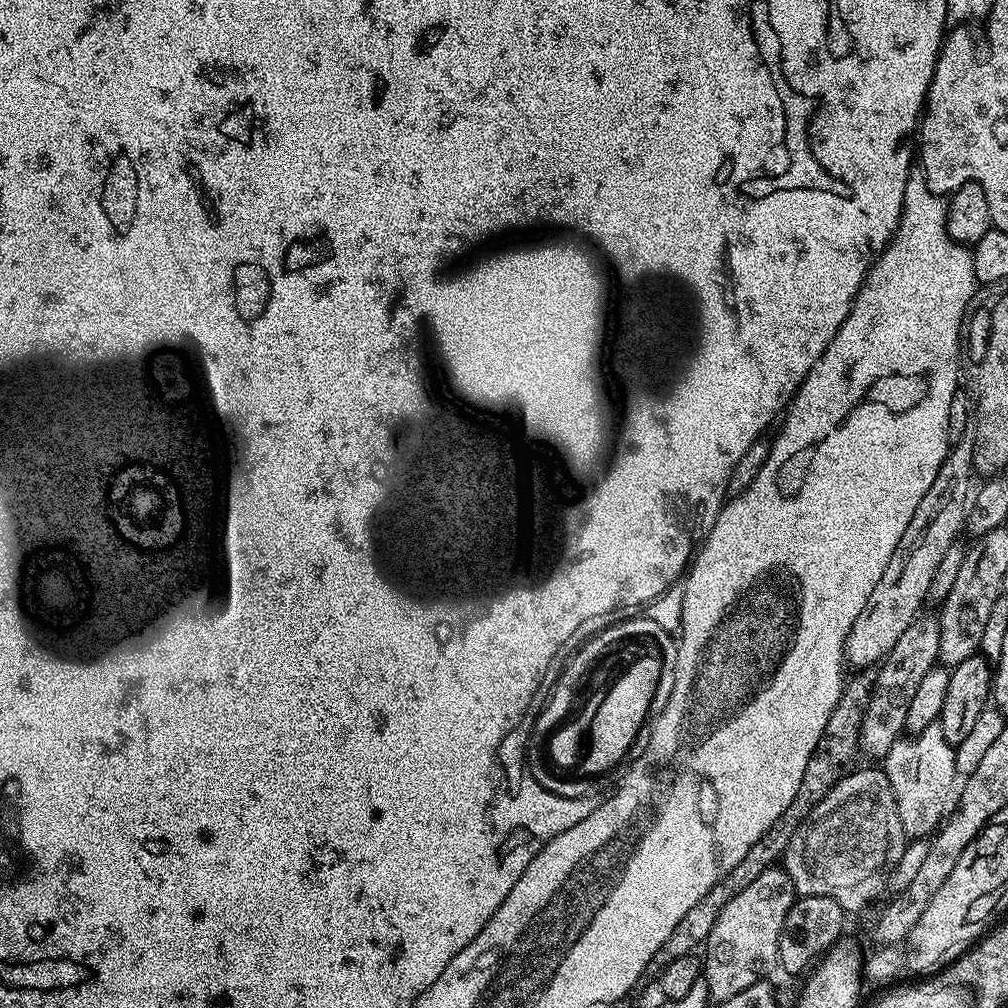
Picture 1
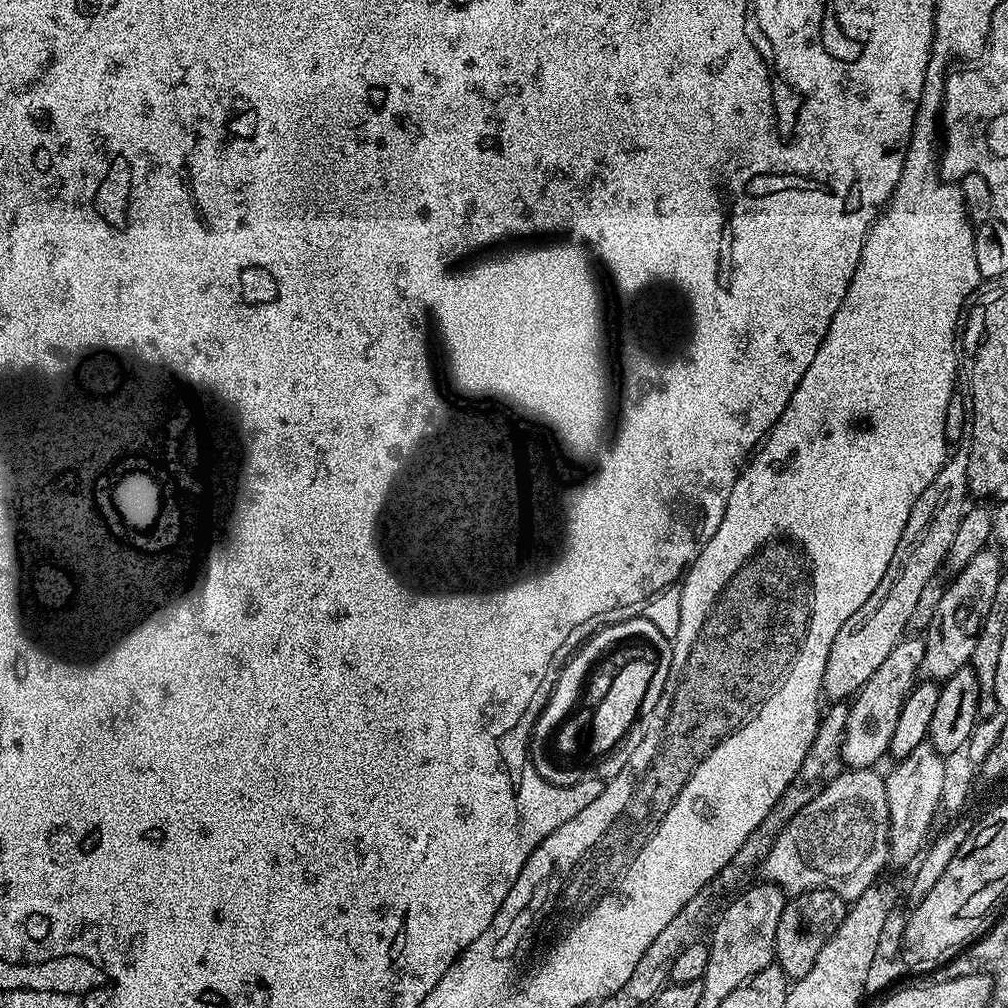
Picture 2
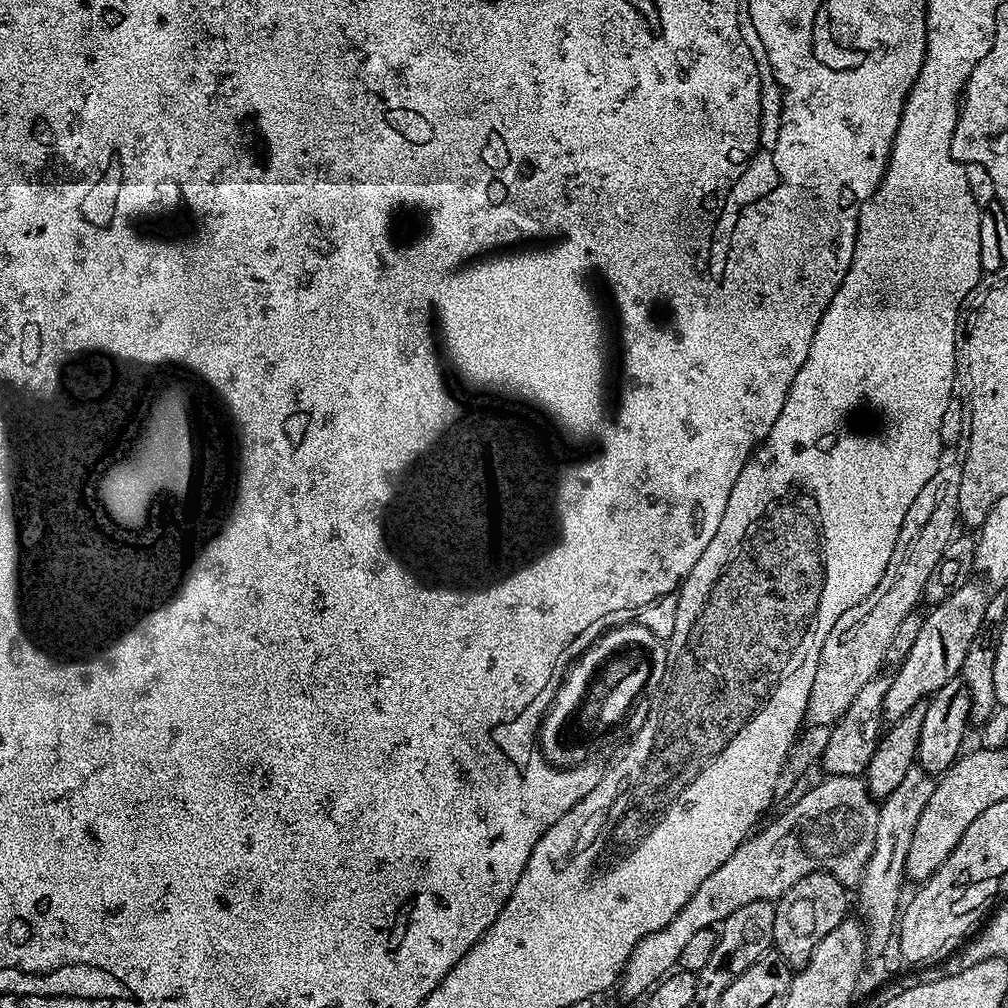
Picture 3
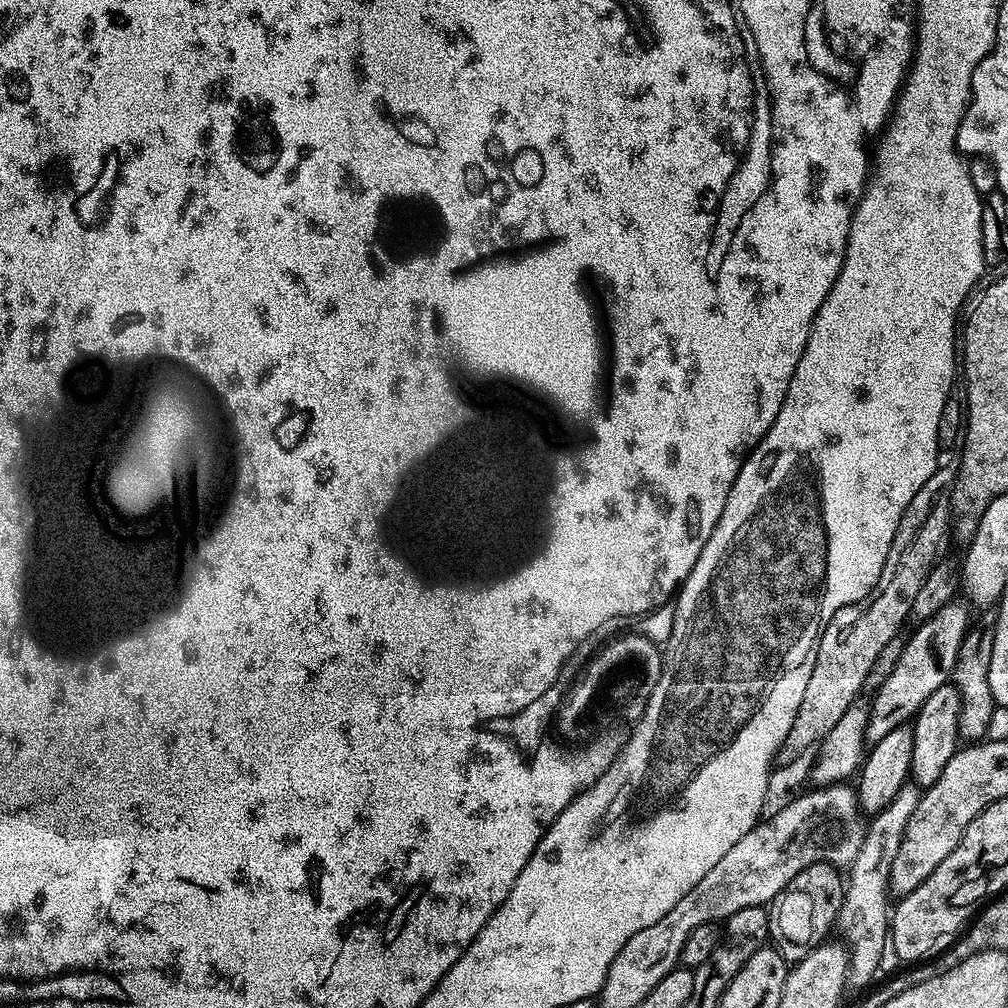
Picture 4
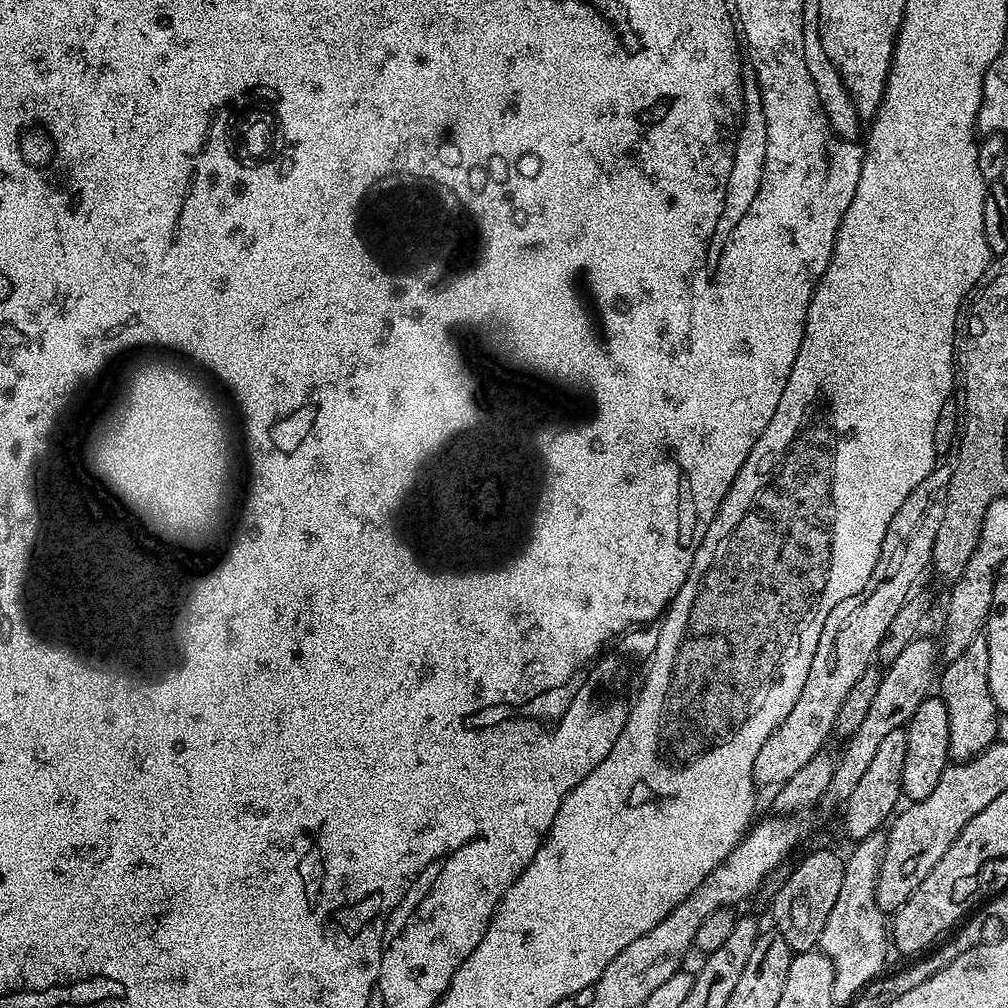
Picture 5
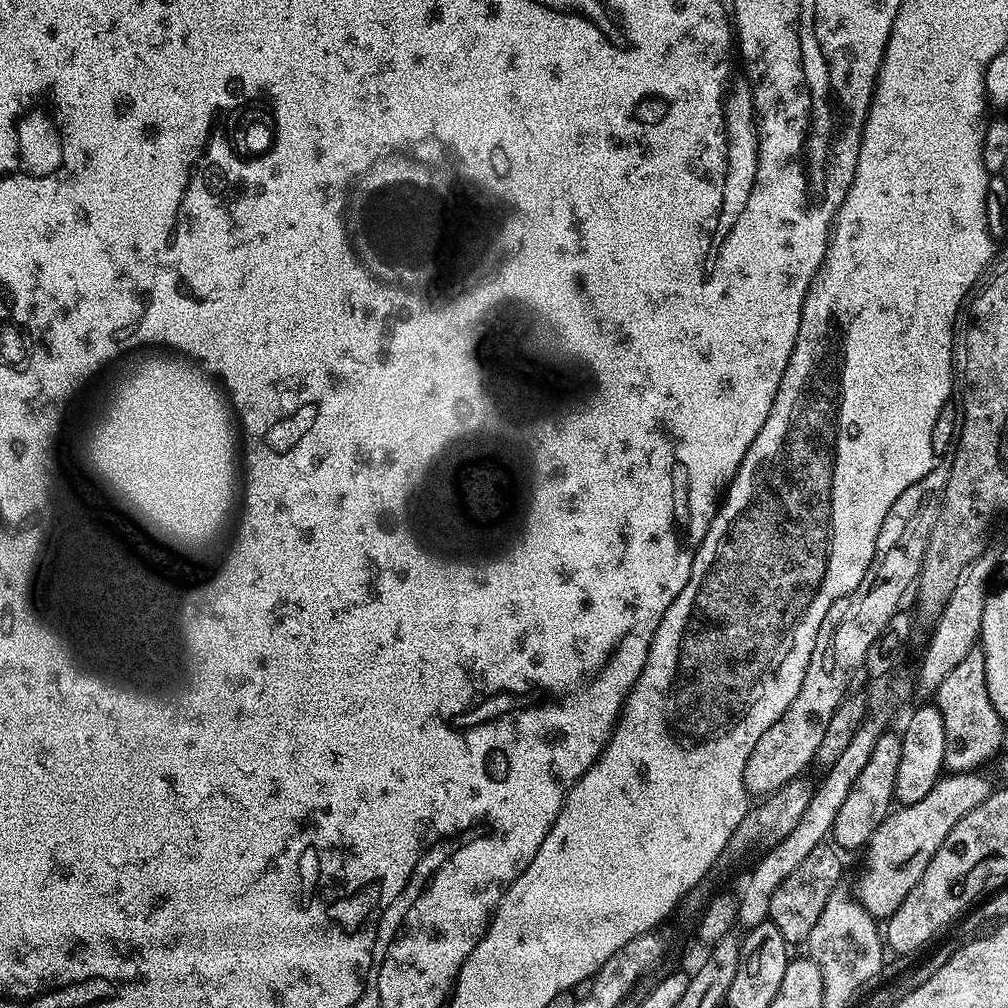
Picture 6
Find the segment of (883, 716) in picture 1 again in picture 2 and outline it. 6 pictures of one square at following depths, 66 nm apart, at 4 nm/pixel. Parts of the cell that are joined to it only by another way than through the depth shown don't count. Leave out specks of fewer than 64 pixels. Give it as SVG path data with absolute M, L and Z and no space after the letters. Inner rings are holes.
M912 634L899 640L883 660L882 666L870 674L870 678L860 687L848 707L848 717L844 727L844 737L840 743L840 757L849 769L875 769L880 759L888 756L890 738L894 738L894 726L898 723L898 714L902 714L904 700L912 693L924 657L924 642L919 635Z

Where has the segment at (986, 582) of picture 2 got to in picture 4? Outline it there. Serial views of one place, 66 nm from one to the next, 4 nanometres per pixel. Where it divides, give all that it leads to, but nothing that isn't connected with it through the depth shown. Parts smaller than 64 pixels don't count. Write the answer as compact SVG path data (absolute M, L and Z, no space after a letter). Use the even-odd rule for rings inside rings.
M957 606L944 608L934 614L930 620L925 620L912 637L904 640L902 656L890 674L890 678L882 683L881 688L871 697L868 709L868 725L864 734L869 745L882 742L890 730L905 727L915 717L917 710L938 690L938 686L949 683L954 670L954 662L958 658L958 650L962 646L962 638L968 633L970 619Z

